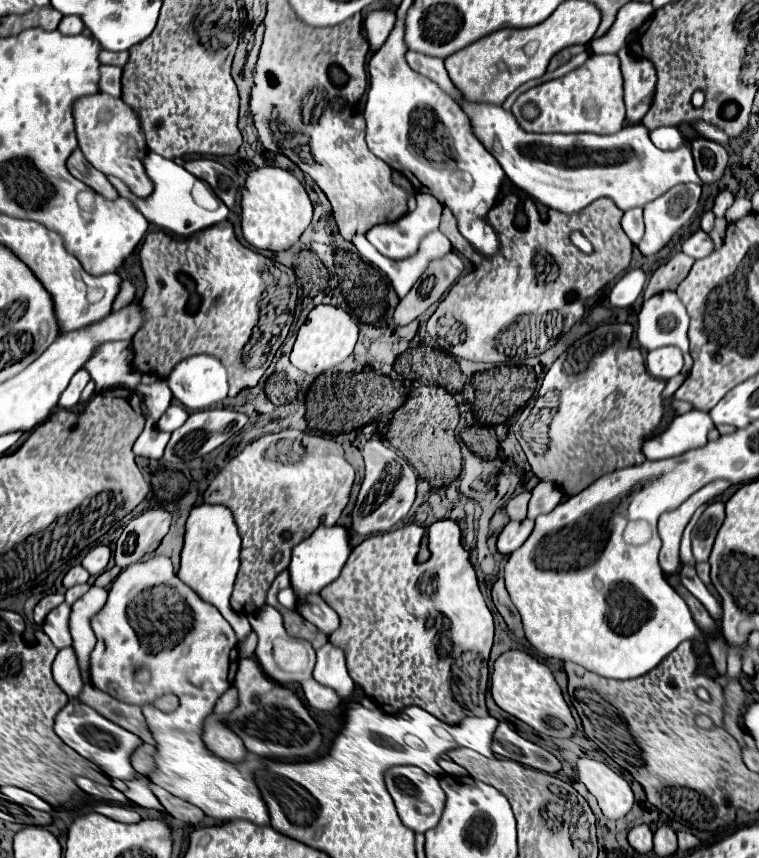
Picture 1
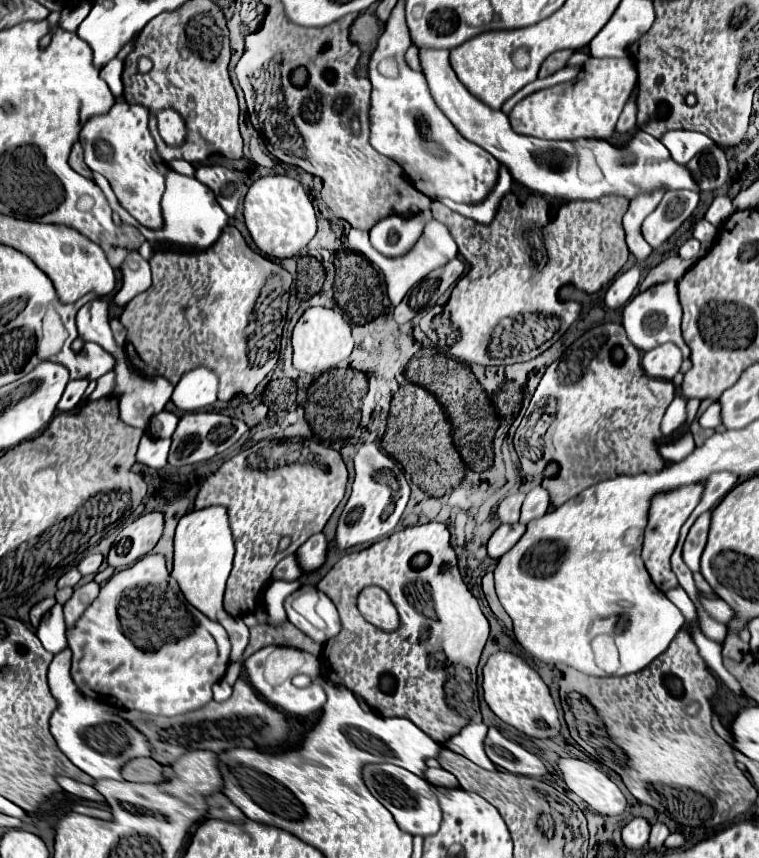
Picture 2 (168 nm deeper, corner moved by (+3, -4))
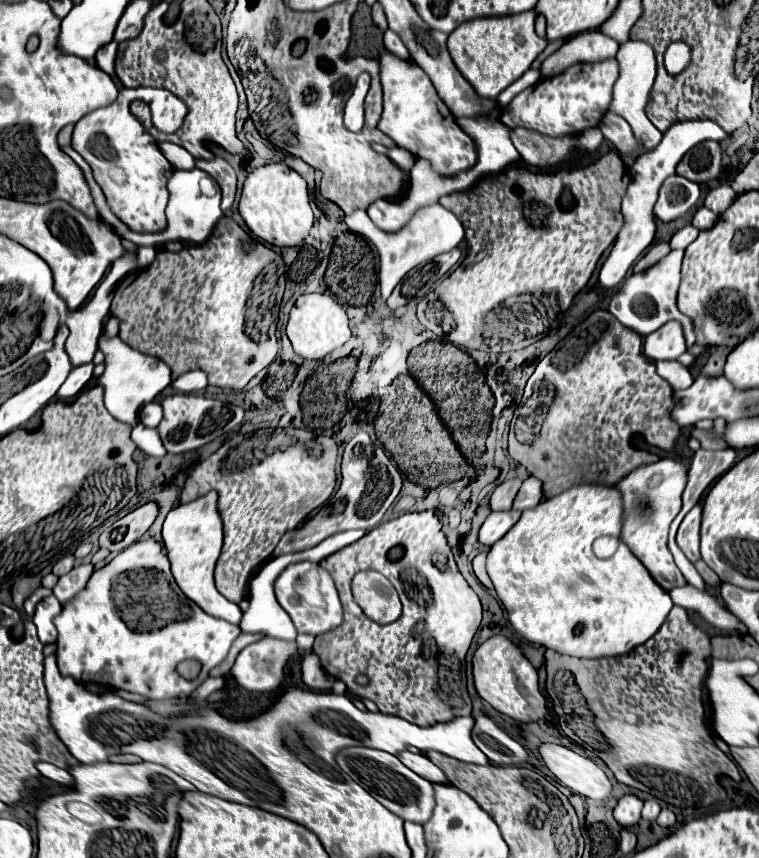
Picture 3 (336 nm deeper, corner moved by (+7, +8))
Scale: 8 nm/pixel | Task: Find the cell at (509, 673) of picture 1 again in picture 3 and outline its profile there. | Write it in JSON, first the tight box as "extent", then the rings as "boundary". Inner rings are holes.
{"extent":[473,636,547,722],"boundary":[[[493,636],[477,648],[477,652],[473,654],[473,678],[477,694],[497,712],[507,714],[519,722],[537,722],[545,718],[547,700],[539,692],[537,670],[505,636]]]}

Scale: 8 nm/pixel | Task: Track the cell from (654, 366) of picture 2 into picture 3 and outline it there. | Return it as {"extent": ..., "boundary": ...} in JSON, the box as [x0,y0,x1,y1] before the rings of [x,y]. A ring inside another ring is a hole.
{"extent":[643,320,687,362],"boundary":[[[673,320],[667,322],[655,334],[645,336],[643,348],[645,348],[645,356],[653,362],[677,360],[687,350],[681,324],[677,324]]]}

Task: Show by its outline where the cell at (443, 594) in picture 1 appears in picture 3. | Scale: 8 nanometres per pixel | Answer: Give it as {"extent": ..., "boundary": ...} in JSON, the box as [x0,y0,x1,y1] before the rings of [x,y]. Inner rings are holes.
{"extent":[315,510,481,726],"boundary":[[[435,510],[401,514],[399,518],[377,526],[375,530],[367,532],[355,544],[341,548],[339,552],[321,560],[321,568],[325,568],[331,574],[331,578],[337,586],[337,592],[341,596],[343,610],[345,610],[343,624],[339,628],[323,634],[319,650],[315,650],[321,656],[323,668],[333,678],[343,680],[353,694],[373,700],[381,712],[401,716],[401,718],[405,718],[417,726],[433,726],[439,722],[449,722],[461,714],[469,714],[467,710],[461,712],[459,708],[447,706],[437,696],[437,690],[435,690],[435,686],[437,686],[437,658],[439,658],[439,654],[457,654],[459,660],[465,658],[465,654],[471,646],[471,640],[473,640],[473,636],[481,624],[481,602],[479,602],[477,594],[471,590],[471,586],[467,584],[467,580],[457,570],[451,548],[447,546],[447,538],[441,530],[441,520],[435,514]],[[395,546],[403,548],[403,556],[399,560],[389,560],[389,550]],[[361,570],[381,572],[383,576],[389,578],[389,582],[399,592],[399,598],[403,604],[403,614],[395,622],[385,624],[385,626],[375,624],[373,620],[369,620],[363,614],[363,610],[353,600],[351,580]]]}

